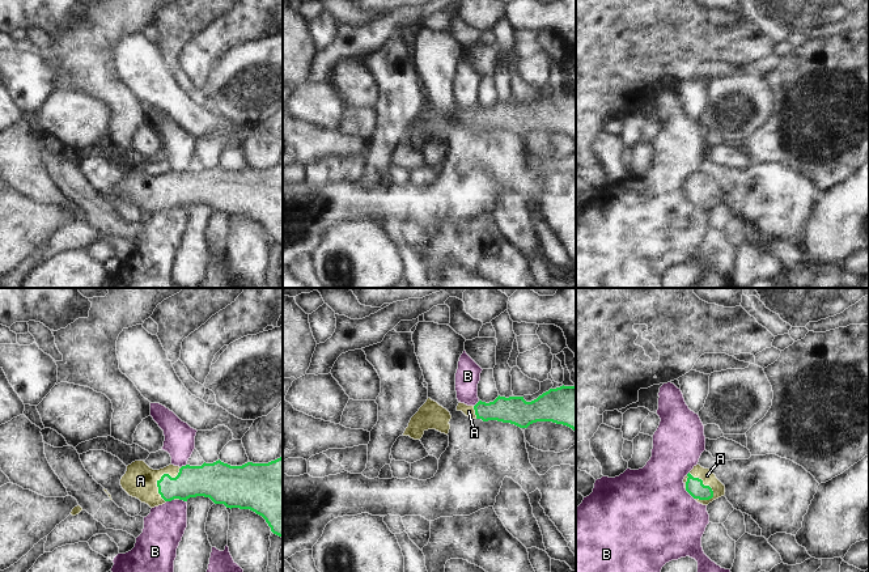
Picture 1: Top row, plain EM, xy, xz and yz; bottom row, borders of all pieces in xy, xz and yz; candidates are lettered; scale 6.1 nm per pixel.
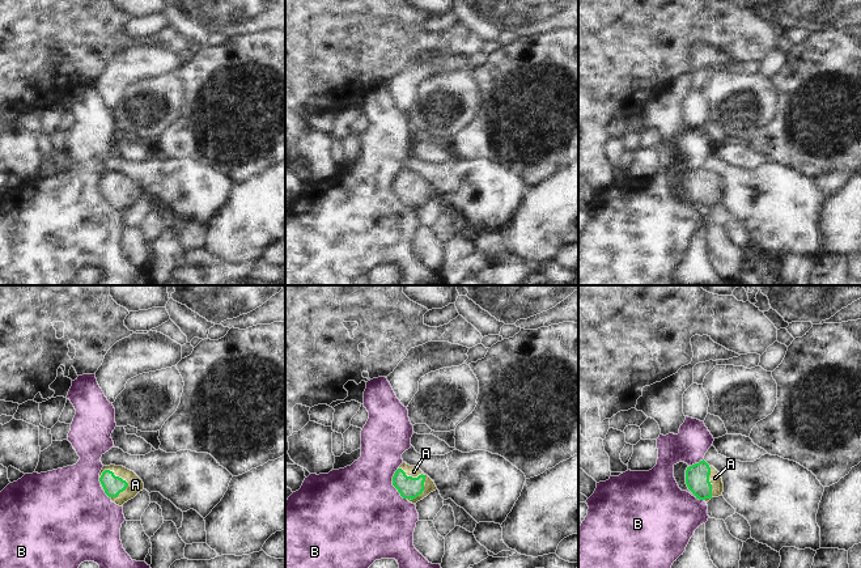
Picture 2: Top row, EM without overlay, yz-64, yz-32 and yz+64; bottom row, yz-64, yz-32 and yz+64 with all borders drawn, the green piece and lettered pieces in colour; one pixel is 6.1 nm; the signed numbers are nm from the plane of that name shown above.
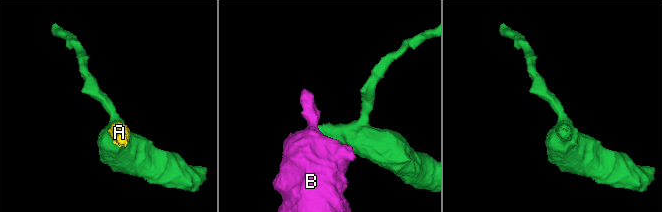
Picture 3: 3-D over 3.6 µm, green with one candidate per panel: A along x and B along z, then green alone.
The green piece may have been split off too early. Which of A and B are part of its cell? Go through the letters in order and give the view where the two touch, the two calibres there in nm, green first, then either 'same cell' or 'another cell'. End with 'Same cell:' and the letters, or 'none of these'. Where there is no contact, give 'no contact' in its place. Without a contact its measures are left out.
A: contact in yz; calibres 110 and 90 nm; same cell
B: contact in yz; calibres 110 and 500 nm; another cell
Same cell: A

